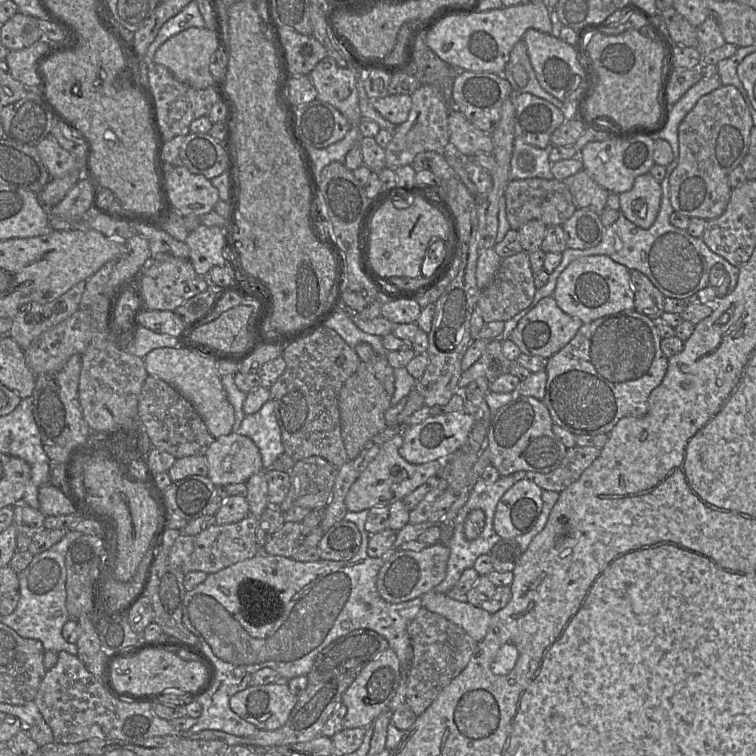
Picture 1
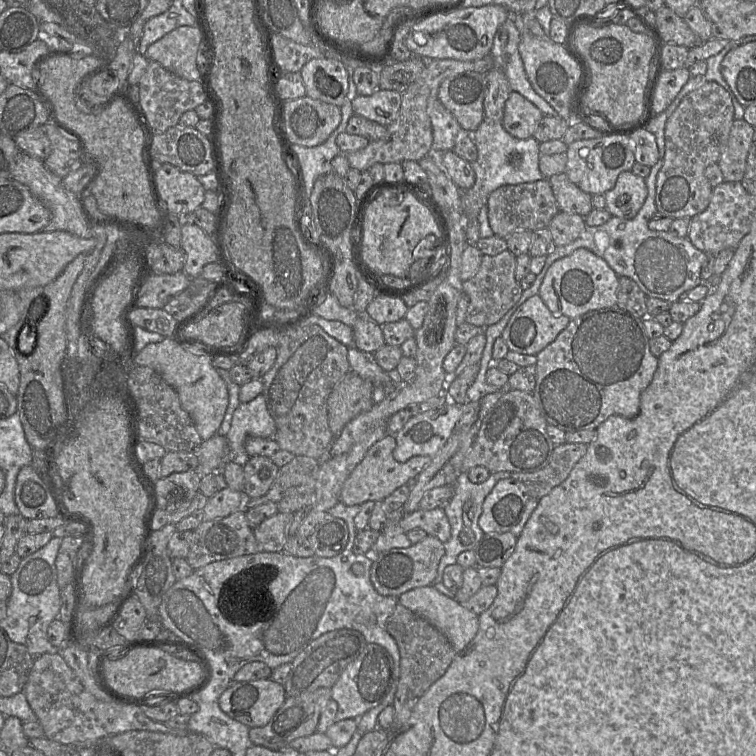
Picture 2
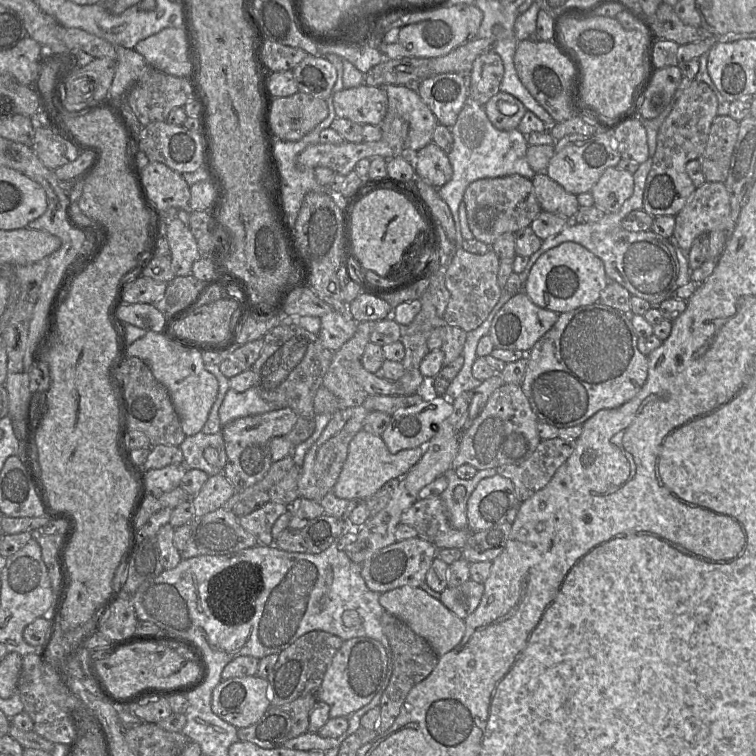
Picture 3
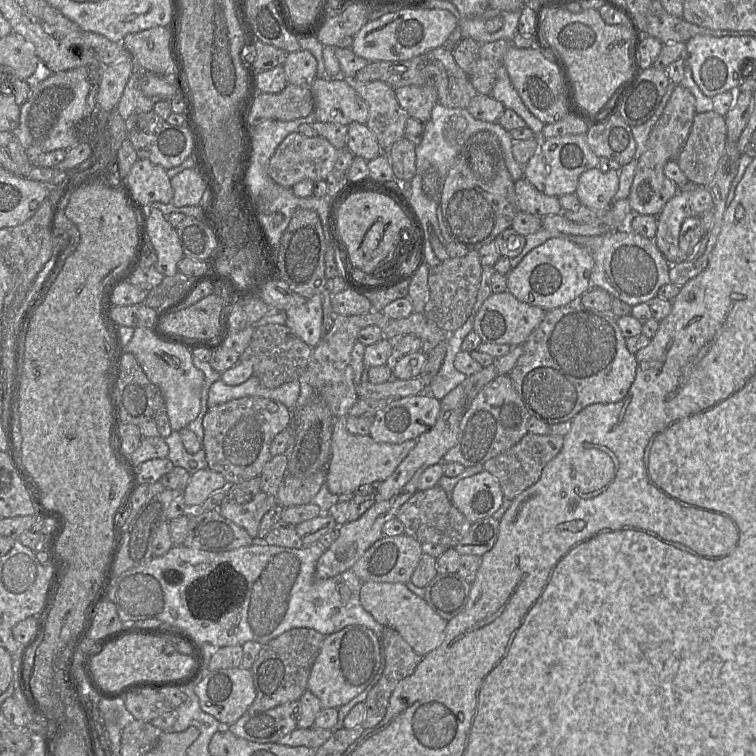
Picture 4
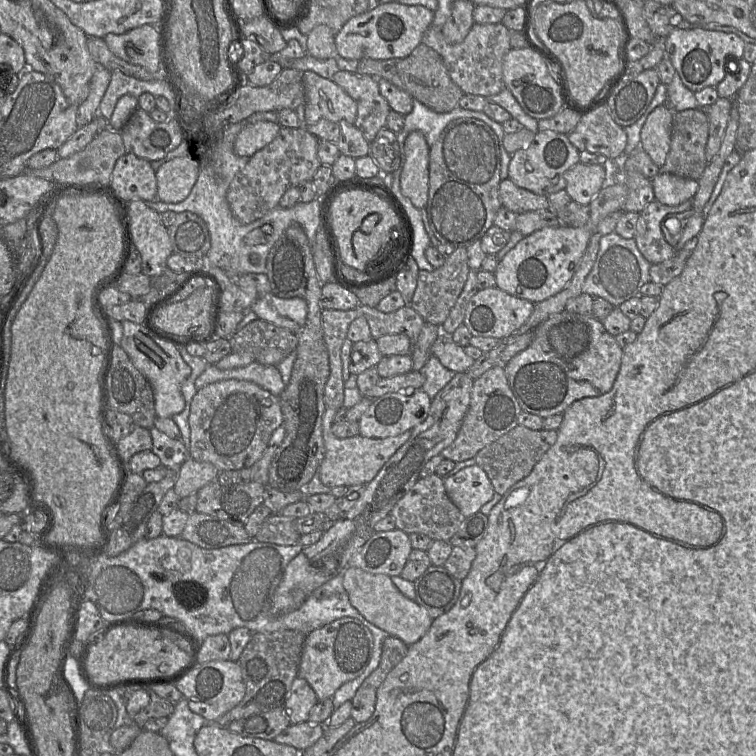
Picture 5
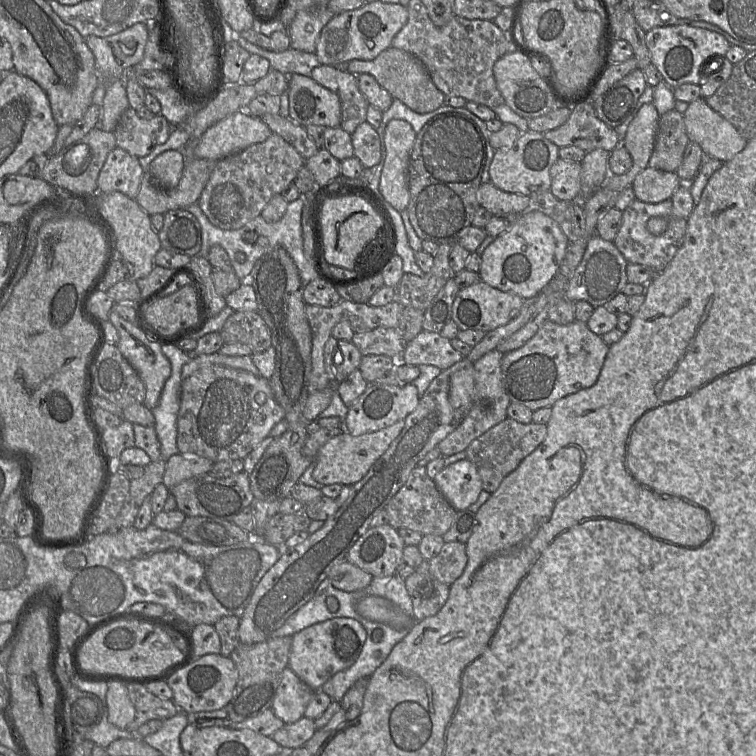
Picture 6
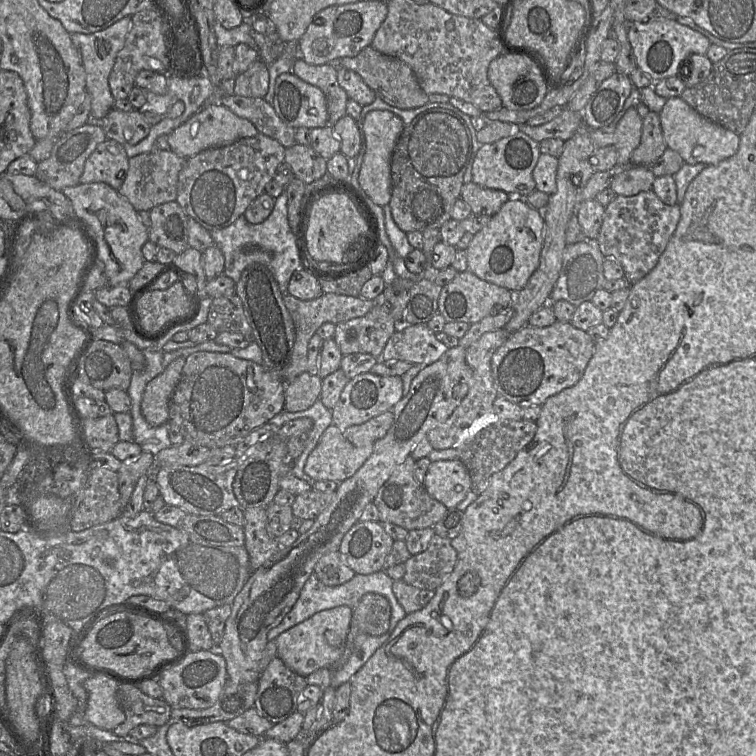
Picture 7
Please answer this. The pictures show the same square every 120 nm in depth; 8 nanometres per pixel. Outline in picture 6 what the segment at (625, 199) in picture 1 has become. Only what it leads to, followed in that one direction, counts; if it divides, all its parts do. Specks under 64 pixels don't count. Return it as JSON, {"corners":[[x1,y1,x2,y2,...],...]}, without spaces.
{"corners":[[559,158,550,169,550,192,560,201,577,201,581,191,581,164]]}

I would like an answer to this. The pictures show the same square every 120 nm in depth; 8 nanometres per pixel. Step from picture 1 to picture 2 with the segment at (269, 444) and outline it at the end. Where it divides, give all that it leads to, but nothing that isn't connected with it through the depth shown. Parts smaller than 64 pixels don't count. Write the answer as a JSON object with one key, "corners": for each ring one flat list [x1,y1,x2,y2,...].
{"corners":[[259,394,247,403,240,403,234,411,229,432,230,460,243,466,249,459,244,449,248,437,274,438,276,424,270,415,264,396]]}

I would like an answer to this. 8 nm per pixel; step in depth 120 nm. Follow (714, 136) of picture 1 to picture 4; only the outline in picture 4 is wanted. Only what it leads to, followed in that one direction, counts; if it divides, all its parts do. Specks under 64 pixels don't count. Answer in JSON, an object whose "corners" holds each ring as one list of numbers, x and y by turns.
{"corners":[[677,85,650,133,645,152,637,158,636,172,627,198,633,213,658,216,666,203,679,192,678,184,669,179,664,170,669,161,676,161,696,114,694,95,686,87]]}

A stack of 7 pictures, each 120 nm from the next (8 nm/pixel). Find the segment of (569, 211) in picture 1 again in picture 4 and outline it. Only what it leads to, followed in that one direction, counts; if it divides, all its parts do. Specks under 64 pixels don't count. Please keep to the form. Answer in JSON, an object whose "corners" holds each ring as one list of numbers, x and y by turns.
{"corners":[[488,131,473,135,456,156,440,189,437,216,443,238,446,242,454,241,465,245,471,251,478,251,494,241,501,232,511,228,518,212,520,210,517,205,515,180,507,169,500,141,495,134]]}

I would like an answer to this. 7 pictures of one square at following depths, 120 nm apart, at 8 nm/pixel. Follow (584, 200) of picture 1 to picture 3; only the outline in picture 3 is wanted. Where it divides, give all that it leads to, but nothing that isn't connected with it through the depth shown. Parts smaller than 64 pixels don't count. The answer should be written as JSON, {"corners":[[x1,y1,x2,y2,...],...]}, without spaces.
{"corners":[[536,173,531,180,542,211,557,214,573,221,574,215,580,208,576,195,567,192,545,173]]}

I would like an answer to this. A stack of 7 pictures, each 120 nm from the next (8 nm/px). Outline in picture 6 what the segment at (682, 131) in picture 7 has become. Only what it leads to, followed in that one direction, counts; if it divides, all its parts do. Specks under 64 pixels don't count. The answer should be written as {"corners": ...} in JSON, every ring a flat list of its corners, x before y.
{"corners":[[704,98,689,103,683,117,690,141,697,143,706,157,727,162,747,144,735,127,712,109]]}

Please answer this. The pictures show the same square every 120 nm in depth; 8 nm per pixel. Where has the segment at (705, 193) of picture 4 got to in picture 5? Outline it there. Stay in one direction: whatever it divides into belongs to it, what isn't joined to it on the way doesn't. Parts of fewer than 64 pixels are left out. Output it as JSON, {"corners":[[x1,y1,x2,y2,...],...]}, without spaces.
{"corners":[[692,199,678,205,666,205,654,200,639,213,634,240,639,251,651,264,670,260,678,253,665,238,662,230,664,220,668,215,685,212,692,208]]}

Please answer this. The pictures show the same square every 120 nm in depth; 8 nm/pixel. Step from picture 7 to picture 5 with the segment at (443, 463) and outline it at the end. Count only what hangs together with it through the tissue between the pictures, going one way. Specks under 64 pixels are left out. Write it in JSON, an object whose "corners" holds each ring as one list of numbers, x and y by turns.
{"corners":[[478,465,467,466,449,474,443,480,447,495,464,517,480,512,481,507,489,502,495,494,489,477]]}

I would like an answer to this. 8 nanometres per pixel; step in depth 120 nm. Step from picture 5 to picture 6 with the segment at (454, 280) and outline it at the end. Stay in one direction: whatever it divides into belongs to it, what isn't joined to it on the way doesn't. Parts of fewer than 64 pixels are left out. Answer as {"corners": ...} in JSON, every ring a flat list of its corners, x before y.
{"corners":[[439,244,432,269,423,276,404,273,395,287,395,301,403,306,424,311,447,281,465,269,471,252,459,244]]}

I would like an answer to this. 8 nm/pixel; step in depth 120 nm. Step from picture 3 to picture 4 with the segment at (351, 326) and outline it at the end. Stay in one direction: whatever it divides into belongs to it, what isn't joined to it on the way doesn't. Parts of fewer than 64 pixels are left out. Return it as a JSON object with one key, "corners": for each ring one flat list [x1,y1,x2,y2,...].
{"corners":[[321,294,306,298,306,302,293,306,285,312,286,323,299,338,312,348,324,336,323,310]]}

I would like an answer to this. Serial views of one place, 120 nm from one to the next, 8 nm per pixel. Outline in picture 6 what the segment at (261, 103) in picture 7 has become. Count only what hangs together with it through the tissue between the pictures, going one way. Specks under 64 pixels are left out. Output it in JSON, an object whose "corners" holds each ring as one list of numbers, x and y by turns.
{"corners":[[264,114,259,118,268,126,272,134,281,136,303,158,307,159,319,151,317,144,307,135,303,126,288,117,282,117,279,114]]}

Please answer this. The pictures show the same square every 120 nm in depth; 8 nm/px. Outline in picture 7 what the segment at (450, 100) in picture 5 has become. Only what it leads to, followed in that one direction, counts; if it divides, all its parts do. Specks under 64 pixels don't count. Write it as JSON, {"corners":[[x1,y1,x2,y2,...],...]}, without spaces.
{"corners":[[367,46,356,56,339,58,339,67,359,74,375,92,376,97,400,109,414,109,429,103,428,94,420,87,412,69,401,60,387,56]]}

